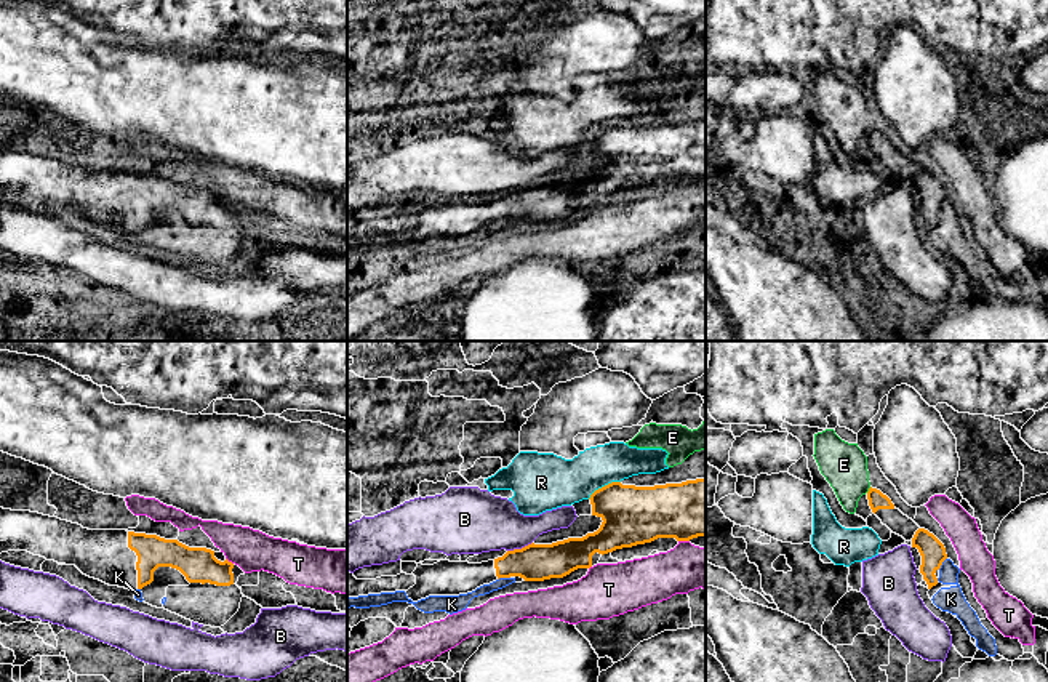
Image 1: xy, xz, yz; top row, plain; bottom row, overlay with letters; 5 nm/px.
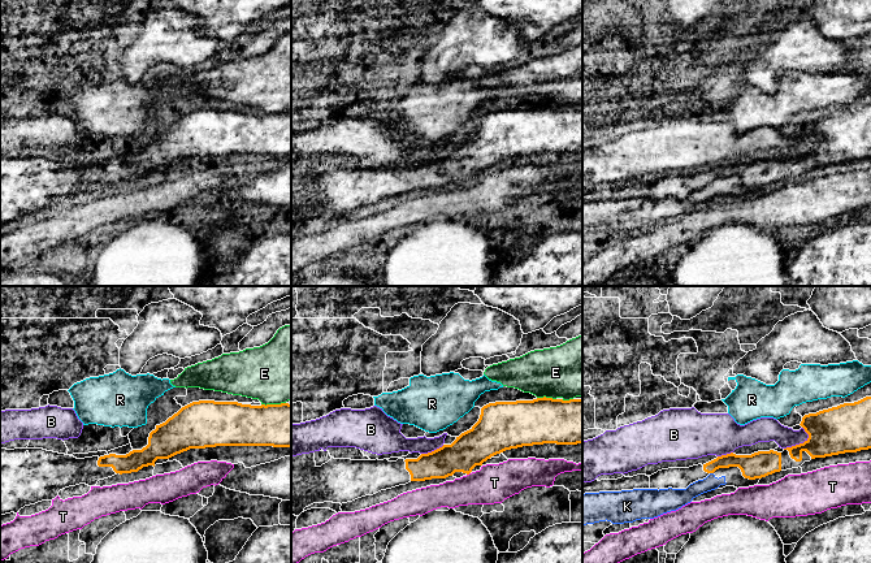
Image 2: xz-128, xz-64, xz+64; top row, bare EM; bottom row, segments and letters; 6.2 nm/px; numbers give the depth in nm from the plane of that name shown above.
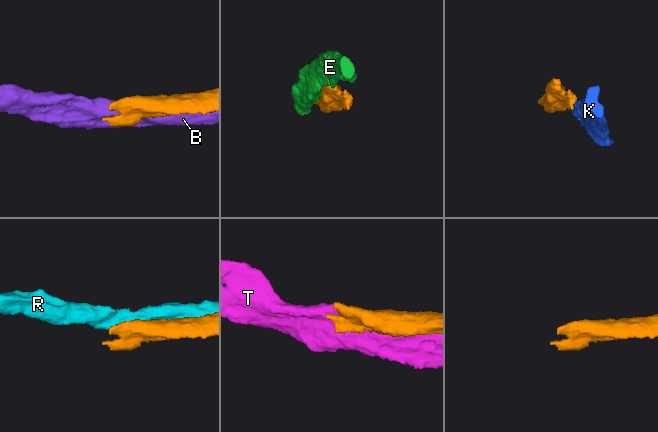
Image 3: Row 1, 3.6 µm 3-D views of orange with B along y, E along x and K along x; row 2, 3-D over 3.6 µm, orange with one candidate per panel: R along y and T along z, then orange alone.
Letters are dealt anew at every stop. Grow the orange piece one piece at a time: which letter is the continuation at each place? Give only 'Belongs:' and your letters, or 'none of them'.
Belongs: none of them

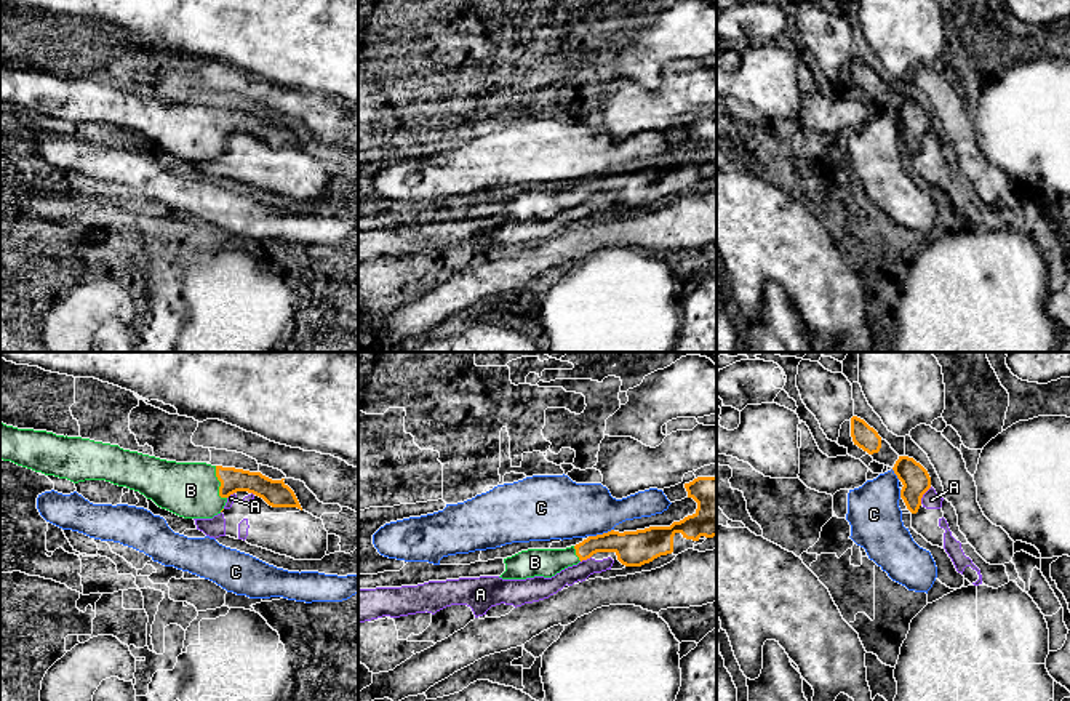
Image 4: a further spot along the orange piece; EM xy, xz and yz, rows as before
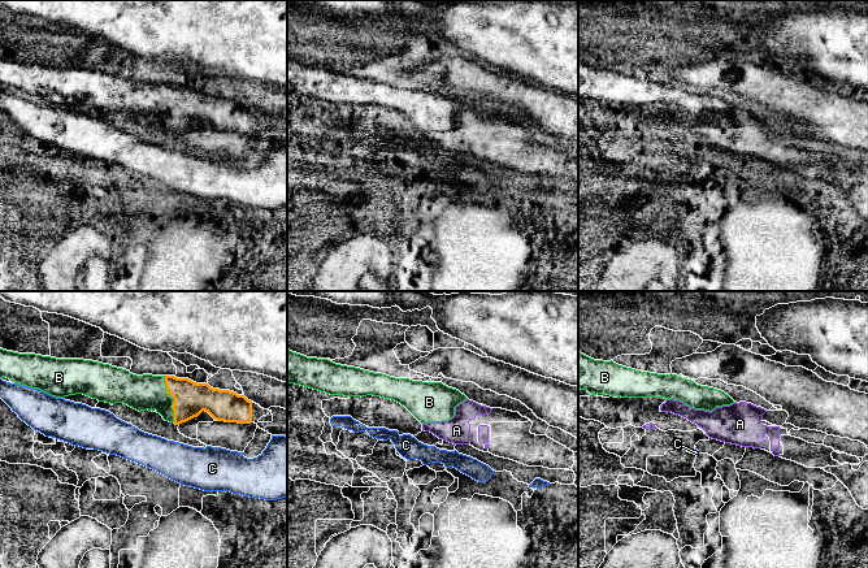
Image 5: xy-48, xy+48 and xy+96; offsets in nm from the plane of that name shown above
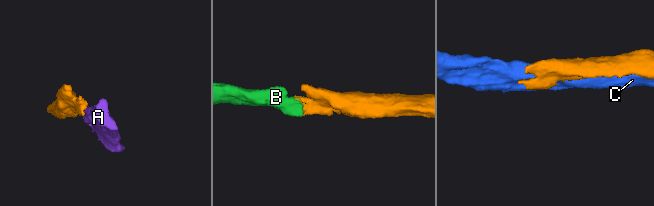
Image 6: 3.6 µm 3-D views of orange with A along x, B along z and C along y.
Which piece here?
Belongs: B

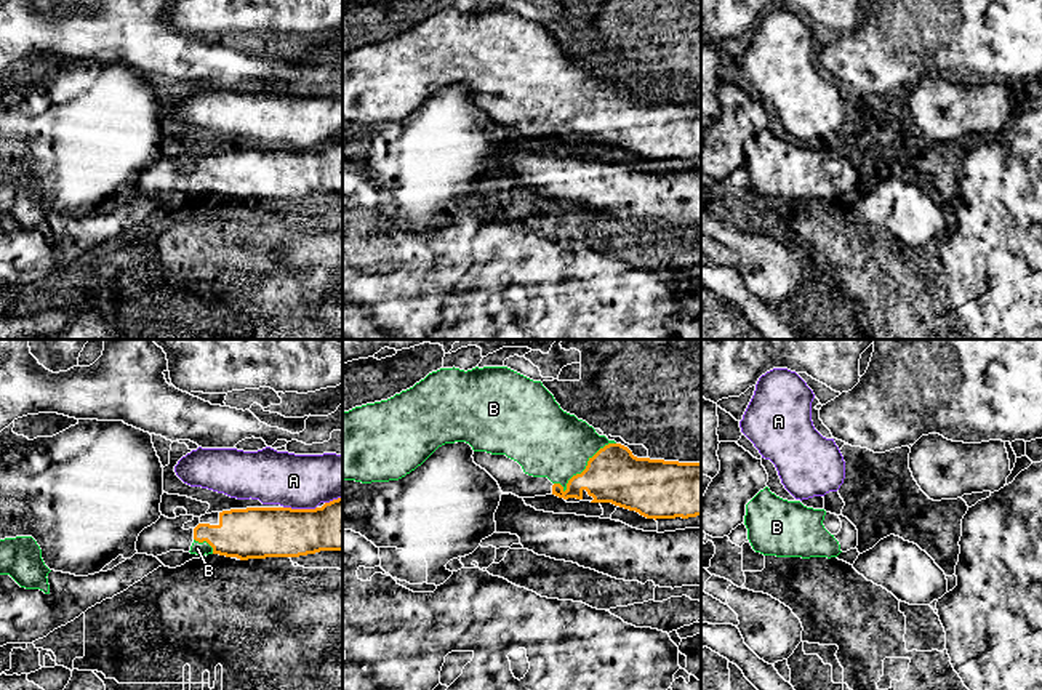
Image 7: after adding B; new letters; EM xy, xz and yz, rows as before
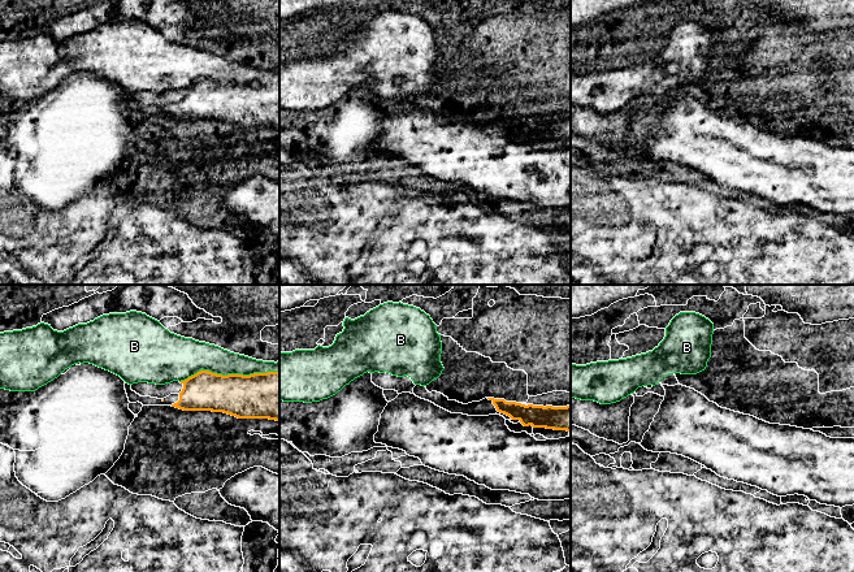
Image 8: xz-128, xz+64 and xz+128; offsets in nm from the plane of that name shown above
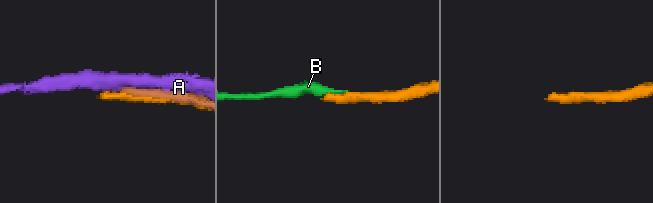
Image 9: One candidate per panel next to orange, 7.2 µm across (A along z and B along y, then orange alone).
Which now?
Belongs: B

